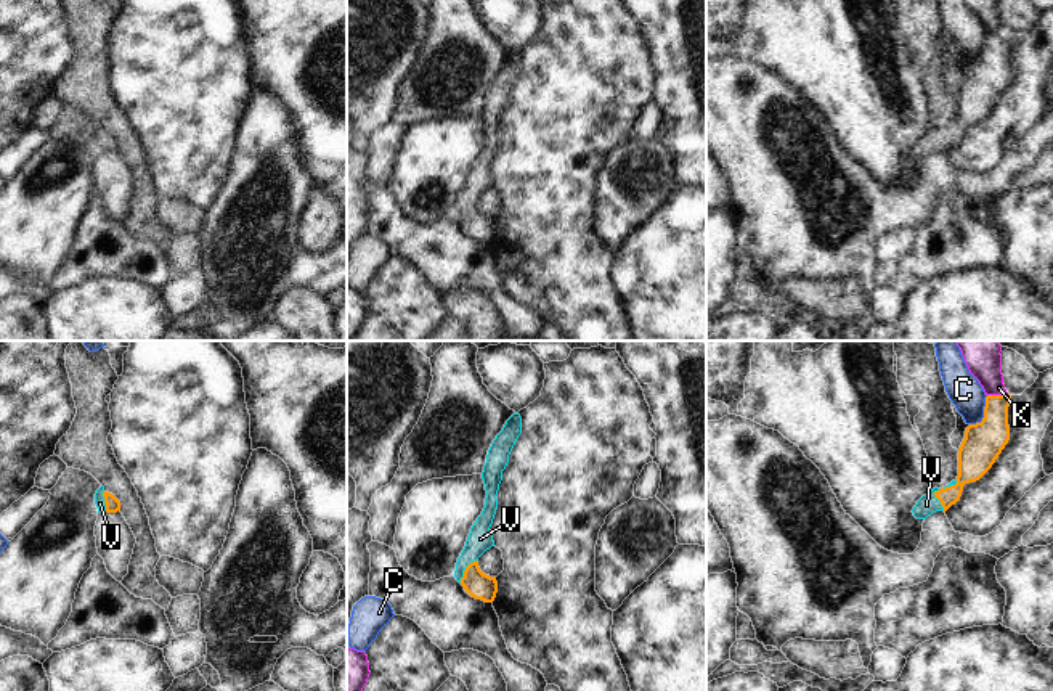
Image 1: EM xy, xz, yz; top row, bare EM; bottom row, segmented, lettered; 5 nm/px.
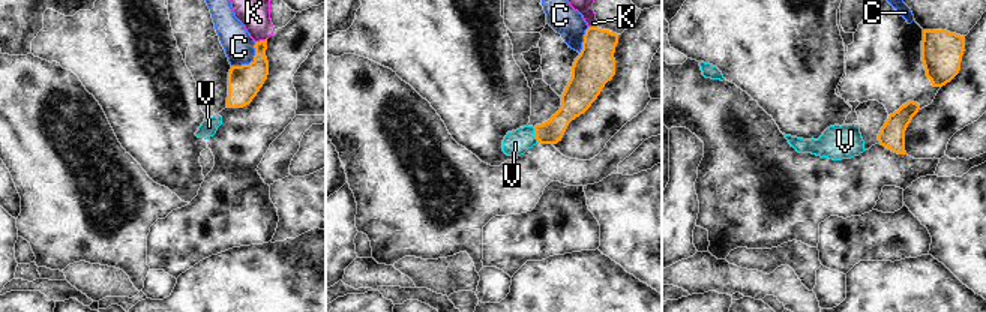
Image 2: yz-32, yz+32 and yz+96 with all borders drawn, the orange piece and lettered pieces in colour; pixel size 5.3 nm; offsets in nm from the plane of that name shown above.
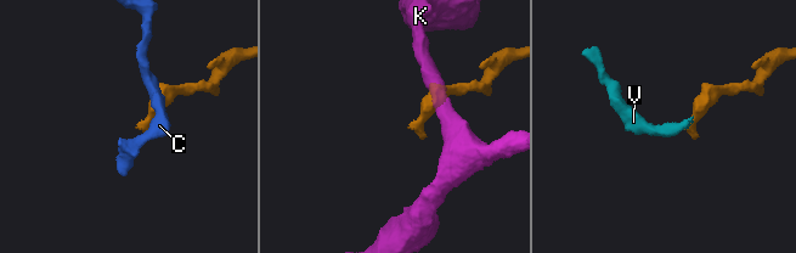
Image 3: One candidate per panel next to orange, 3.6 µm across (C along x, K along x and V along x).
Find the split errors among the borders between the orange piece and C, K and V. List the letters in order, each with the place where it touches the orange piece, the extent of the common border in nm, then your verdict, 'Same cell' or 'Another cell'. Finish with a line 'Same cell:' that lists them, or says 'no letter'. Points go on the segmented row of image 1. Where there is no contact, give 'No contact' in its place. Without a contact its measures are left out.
C: Touches orange at yz (984, 413). Shared border 180 nm. Another cell
K: Touches orange at yz (997, 396). Shared border 110 nm. Another cell
V: Touches orange at yz (938, 490). Shared border 180 nm. Same cell
Same cell: V

